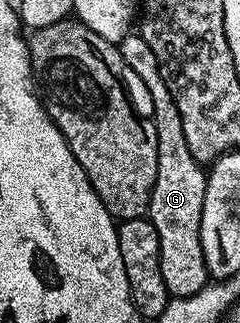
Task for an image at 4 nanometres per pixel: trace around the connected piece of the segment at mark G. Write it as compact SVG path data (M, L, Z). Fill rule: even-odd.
M131 33L122 38L117 48L122 55L125 70L129 74L131 71L142 82L143 89L150 94L150 107L154 110L152 122L156 129L158 160L156 161L156 185L152 185L148 218L152 221L152 225L156 225L156 237L160 237L160 273L163 274L164 285L170 290L173 298L191 297L192 294L199 293L200 289L204 289L208 282L204 249L200 245L200 221L204 213L206 171L203 164L198 163L196 157L192 157L192 149L188 149L188 141L184 138L184 125L180 121L180 109L176 109L176 101L168 85L164 85L164 77L160 77L160 65L148 41L144 41L141 33Z

